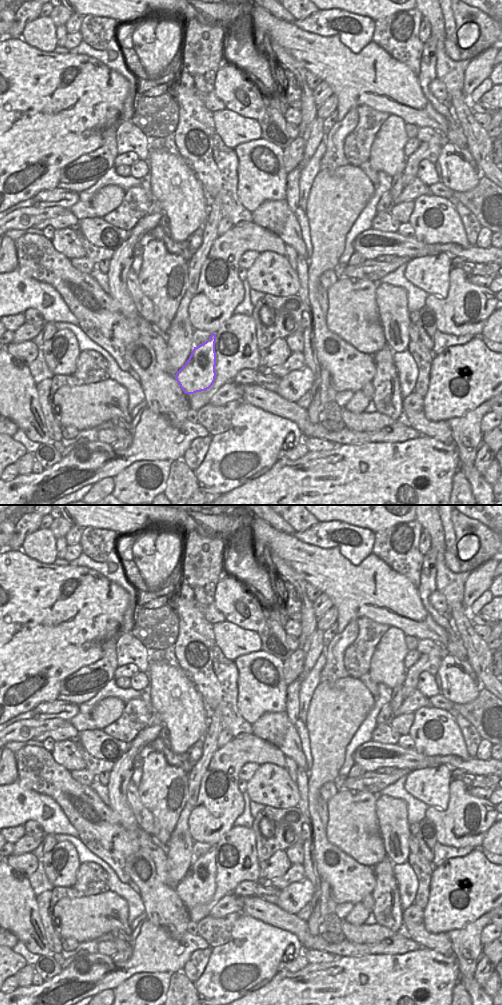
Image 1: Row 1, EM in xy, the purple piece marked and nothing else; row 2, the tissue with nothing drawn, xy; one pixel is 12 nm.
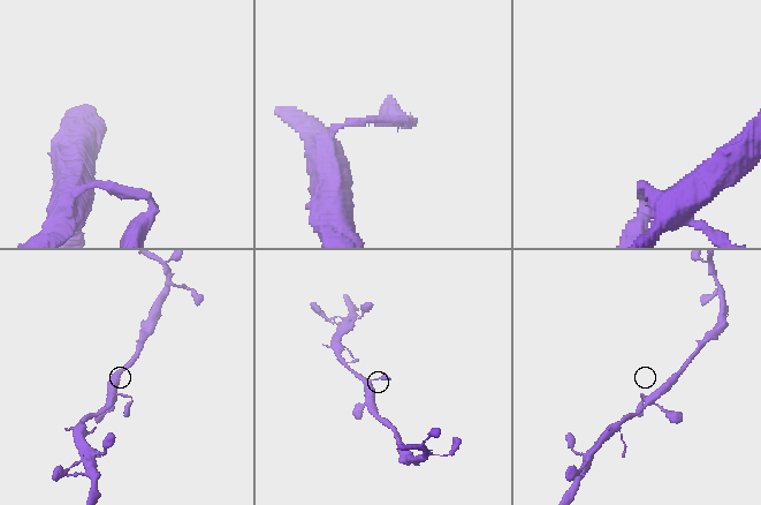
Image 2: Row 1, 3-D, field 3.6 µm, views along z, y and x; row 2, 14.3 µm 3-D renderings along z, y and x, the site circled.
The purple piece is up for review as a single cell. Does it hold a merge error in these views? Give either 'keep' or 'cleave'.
keep

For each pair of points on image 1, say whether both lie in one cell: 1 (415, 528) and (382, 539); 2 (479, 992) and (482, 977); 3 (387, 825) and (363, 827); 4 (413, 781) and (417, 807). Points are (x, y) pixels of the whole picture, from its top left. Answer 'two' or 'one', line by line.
1: one
2: two
3: two
4: two

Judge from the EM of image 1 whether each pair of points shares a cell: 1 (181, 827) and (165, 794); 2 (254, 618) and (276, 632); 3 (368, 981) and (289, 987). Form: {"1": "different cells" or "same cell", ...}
{"1": "different cells", "2": "different cells", "3": "same cell"}

